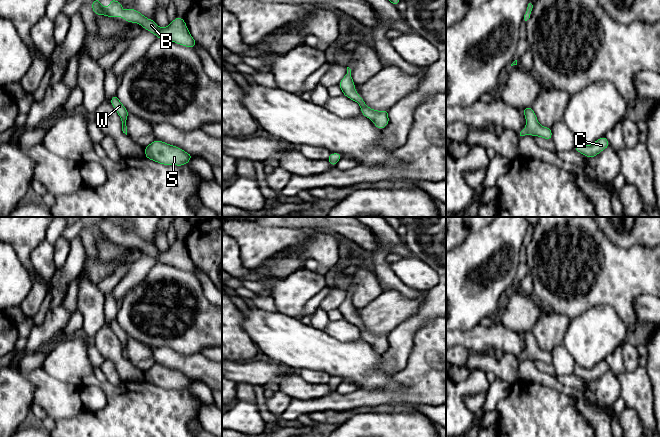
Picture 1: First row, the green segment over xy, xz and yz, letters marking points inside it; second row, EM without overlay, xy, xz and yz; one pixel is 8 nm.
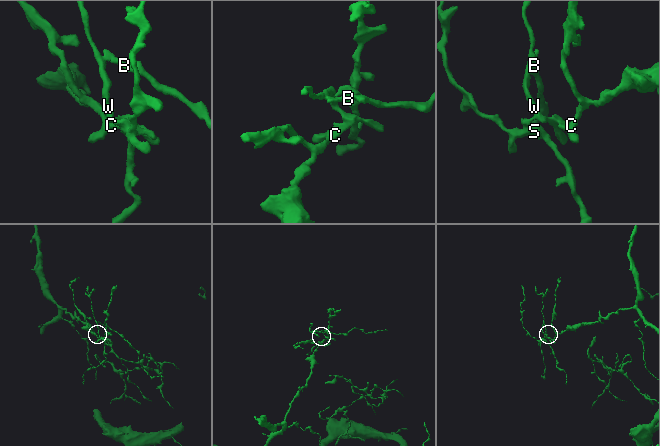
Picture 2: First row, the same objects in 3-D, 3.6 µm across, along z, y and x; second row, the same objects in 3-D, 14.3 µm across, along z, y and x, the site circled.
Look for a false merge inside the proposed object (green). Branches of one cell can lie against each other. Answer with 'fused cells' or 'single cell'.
single cell

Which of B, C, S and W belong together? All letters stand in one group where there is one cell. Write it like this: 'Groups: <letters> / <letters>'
Groups: B C S W

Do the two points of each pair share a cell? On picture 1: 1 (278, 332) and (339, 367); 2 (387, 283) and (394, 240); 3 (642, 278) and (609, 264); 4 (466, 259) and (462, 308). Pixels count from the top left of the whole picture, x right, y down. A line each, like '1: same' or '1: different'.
1: same
2: same
3: same
4: same

